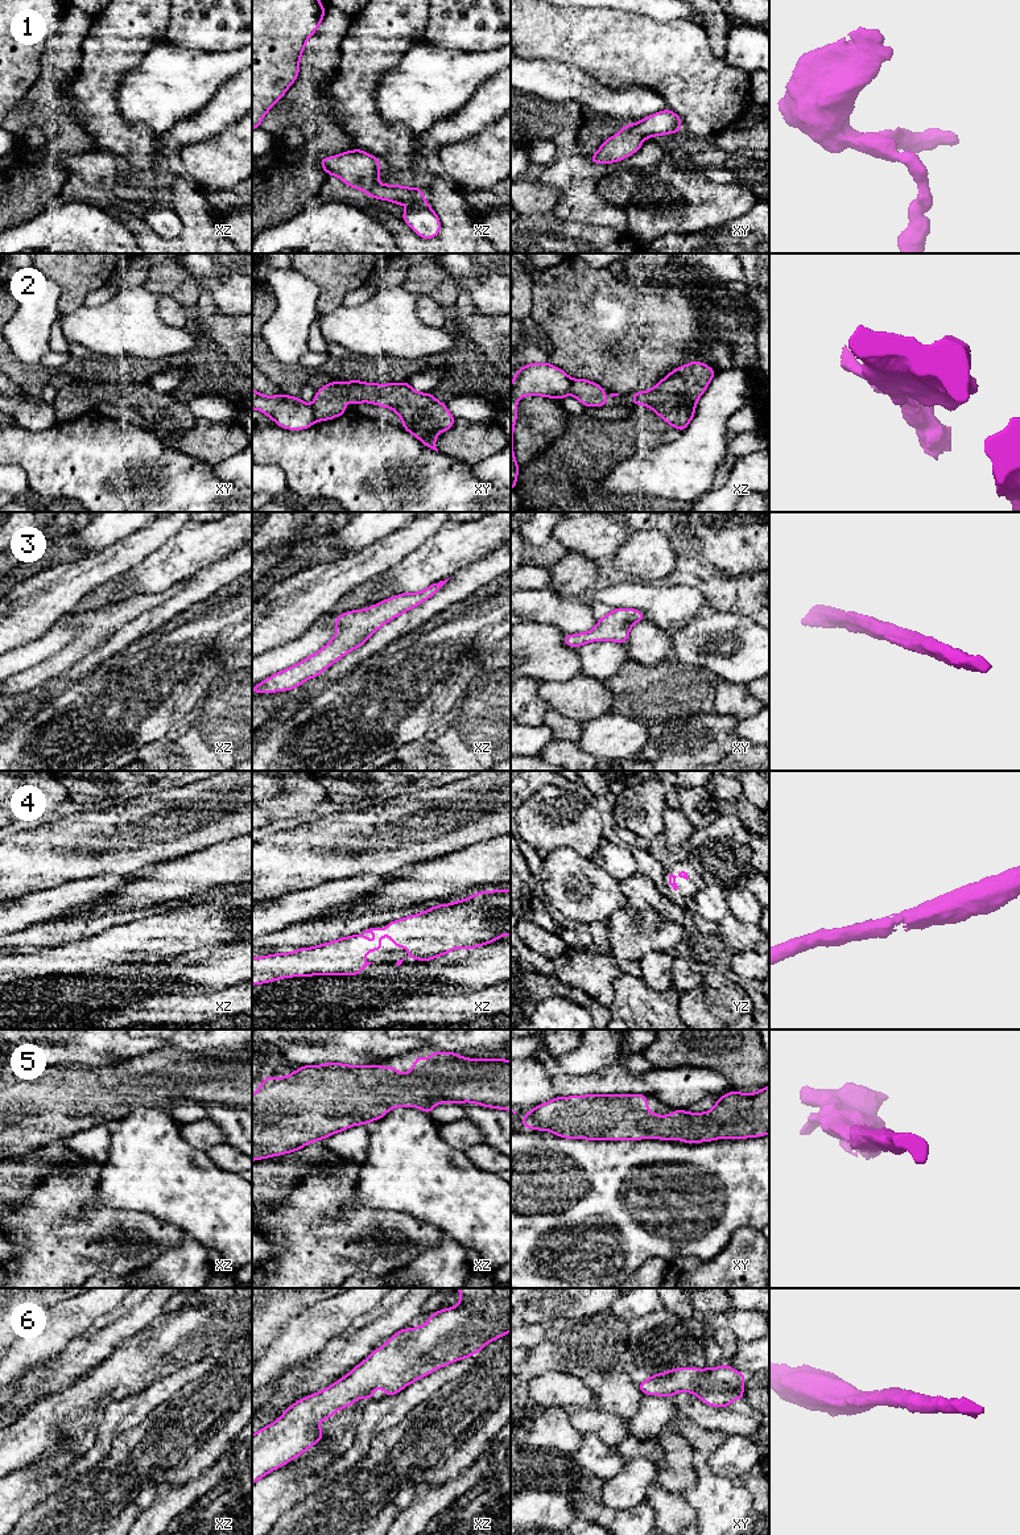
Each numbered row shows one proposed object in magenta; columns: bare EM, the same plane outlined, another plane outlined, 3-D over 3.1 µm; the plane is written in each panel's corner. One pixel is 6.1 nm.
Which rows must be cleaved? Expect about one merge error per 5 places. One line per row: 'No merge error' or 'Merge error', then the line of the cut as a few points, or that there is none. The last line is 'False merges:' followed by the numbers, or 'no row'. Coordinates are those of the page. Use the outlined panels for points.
1: No merge error. No split
2: Merge error. Split along xy (310, 405), (316, 420)
3: No merge error. No split
4: No merge error. No split
5: No merge error. No split
6: No merge error. No split
False merges: 2

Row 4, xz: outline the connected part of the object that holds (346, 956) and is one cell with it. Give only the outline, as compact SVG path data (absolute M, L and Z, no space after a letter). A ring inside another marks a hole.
M482 891L467 900L458 899L391 921L385 929L373 927L318 946L252 958L252 986L290 977L358 975L373 963L364 956L383 950L380 938L384 934L395 946L406 946L406 958L417 961L495 942L504 934L511 936L511 891Z

